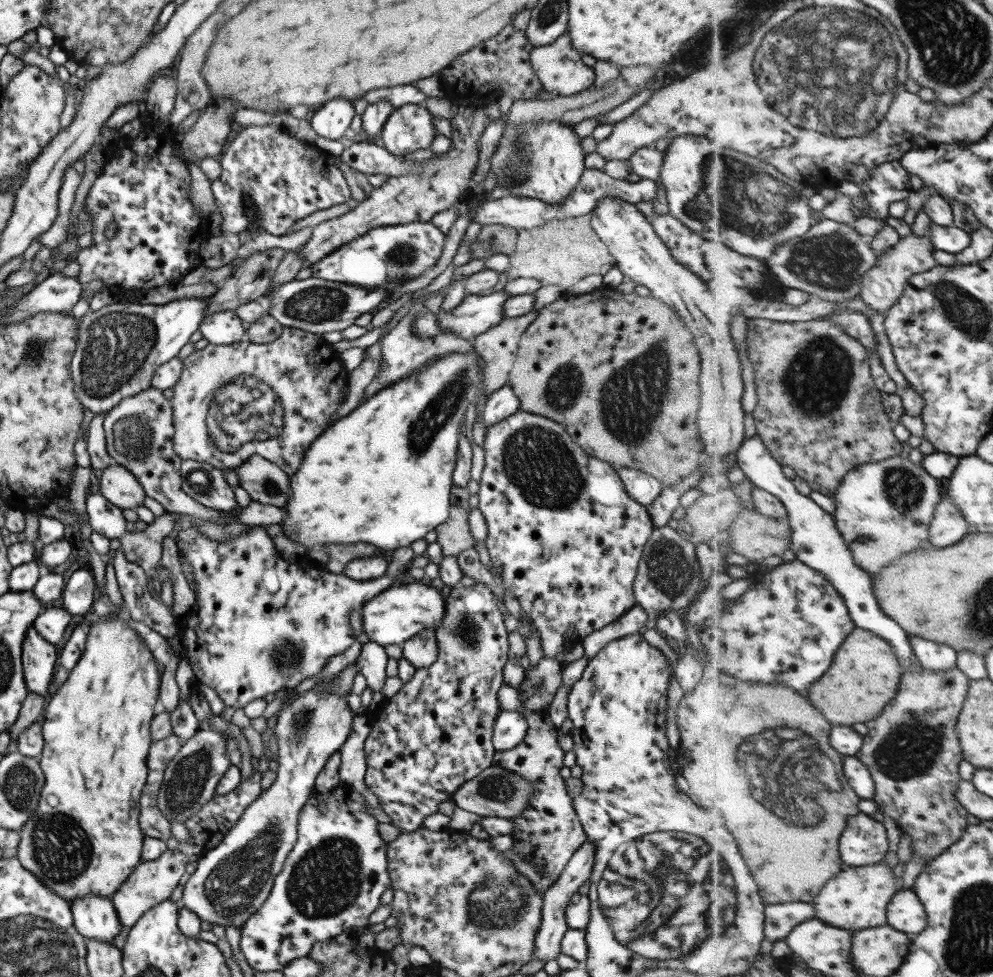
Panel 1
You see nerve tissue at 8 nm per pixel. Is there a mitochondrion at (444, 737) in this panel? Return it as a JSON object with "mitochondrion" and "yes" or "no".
{"mitochondrion":"no"}

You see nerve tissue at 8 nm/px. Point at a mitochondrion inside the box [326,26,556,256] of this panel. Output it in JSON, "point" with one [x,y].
{"point":[515,171]}

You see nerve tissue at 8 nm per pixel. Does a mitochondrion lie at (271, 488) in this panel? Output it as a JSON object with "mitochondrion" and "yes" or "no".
{"mitochondrion":"yes"}

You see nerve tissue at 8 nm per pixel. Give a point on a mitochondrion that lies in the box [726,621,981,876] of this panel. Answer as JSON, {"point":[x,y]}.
{"point":[803,770]}

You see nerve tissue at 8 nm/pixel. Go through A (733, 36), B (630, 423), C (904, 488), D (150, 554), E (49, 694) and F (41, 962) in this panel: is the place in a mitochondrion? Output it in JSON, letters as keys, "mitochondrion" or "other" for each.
{"A":"mitochondrion","B":"mitochondrion","C":"mitochondrion","D":"other","E":"other","F":"mitochondrion"}

